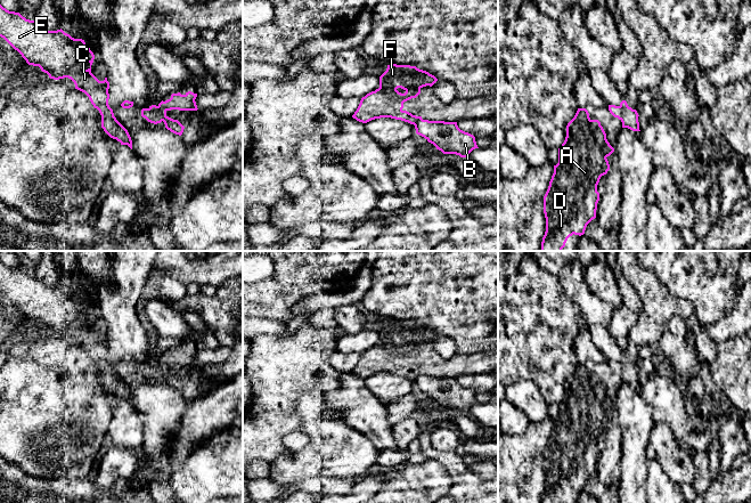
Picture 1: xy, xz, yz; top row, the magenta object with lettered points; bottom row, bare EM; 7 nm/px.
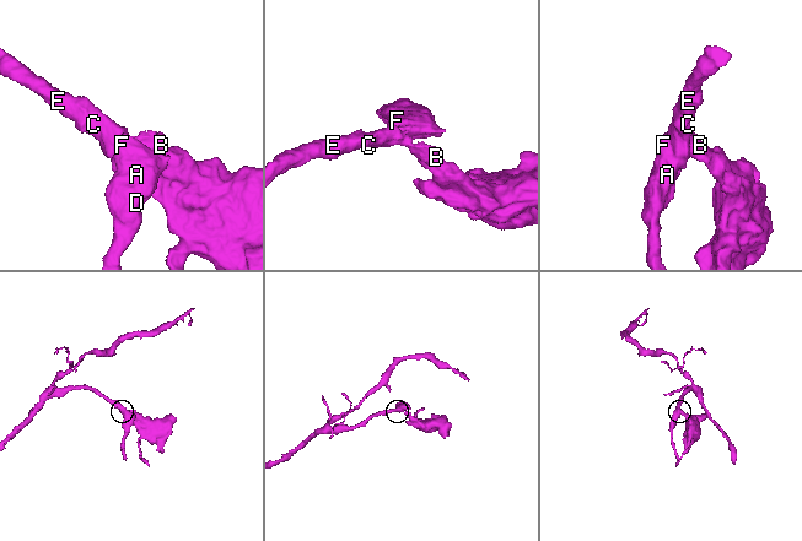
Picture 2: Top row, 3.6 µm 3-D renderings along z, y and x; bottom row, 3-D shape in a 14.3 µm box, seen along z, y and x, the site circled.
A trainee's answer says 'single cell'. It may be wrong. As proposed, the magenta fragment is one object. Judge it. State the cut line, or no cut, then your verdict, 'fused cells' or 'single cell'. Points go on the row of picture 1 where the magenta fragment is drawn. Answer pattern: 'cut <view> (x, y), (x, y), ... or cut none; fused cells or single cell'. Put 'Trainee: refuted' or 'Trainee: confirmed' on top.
Trainee: refuted
cut yz (618, 106), (622, 111), (621, 119); fused cells

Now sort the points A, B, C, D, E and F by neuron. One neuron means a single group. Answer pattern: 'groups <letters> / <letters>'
groups A C D E F / B

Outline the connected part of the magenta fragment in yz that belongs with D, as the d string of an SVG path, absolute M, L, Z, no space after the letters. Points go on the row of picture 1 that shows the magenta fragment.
M578 108L566 125L565 140L558 148L558 163L554 165L554 173L544 196L546 232L541 251L562 251L570 236L585 234L587 225L596 218L599 201L597 185L601 177L610 170L606 157L613 152L601 122L591 120L586 108Z

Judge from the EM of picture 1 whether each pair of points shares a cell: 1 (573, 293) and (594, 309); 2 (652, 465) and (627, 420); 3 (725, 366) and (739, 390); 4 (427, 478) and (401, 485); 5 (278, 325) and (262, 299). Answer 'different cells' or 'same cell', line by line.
1: same cell
2: different cells
3: same cell
4: same cell
5: different cells

